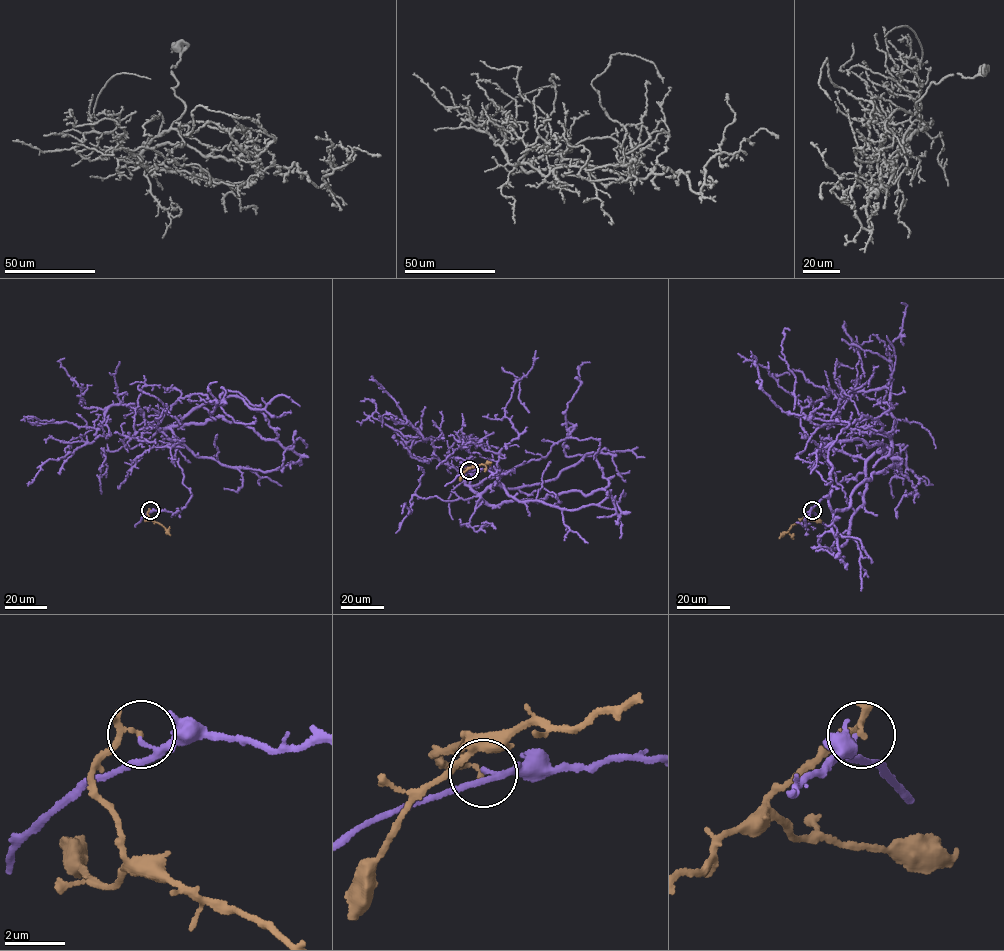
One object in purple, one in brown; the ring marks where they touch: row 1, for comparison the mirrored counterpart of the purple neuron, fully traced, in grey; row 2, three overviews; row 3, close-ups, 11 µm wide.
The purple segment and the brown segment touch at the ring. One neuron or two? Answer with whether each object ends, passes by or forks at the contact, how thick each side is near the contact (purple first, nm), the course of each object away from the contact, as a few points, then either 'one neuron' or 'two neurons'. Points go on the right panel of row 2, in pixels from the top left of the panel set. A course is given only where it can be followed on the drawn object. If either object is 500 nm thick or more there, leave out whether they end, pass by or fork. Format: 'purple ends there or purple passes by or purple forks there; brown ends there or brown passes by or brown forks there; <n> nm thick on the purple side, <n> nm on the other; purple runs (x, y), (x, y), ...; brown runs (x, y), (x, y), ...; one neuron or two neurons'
purple passes by; brown ends there; 140 nm thick on the purple side, 200 nm on the other; purple runs (812, 510), (802, 525), (832, 488), (890, 452), (891, 438), (878, 419), (821, 426), (784, 412), (751, 357); brown runs (812, 510), (779, 538); two neurons

